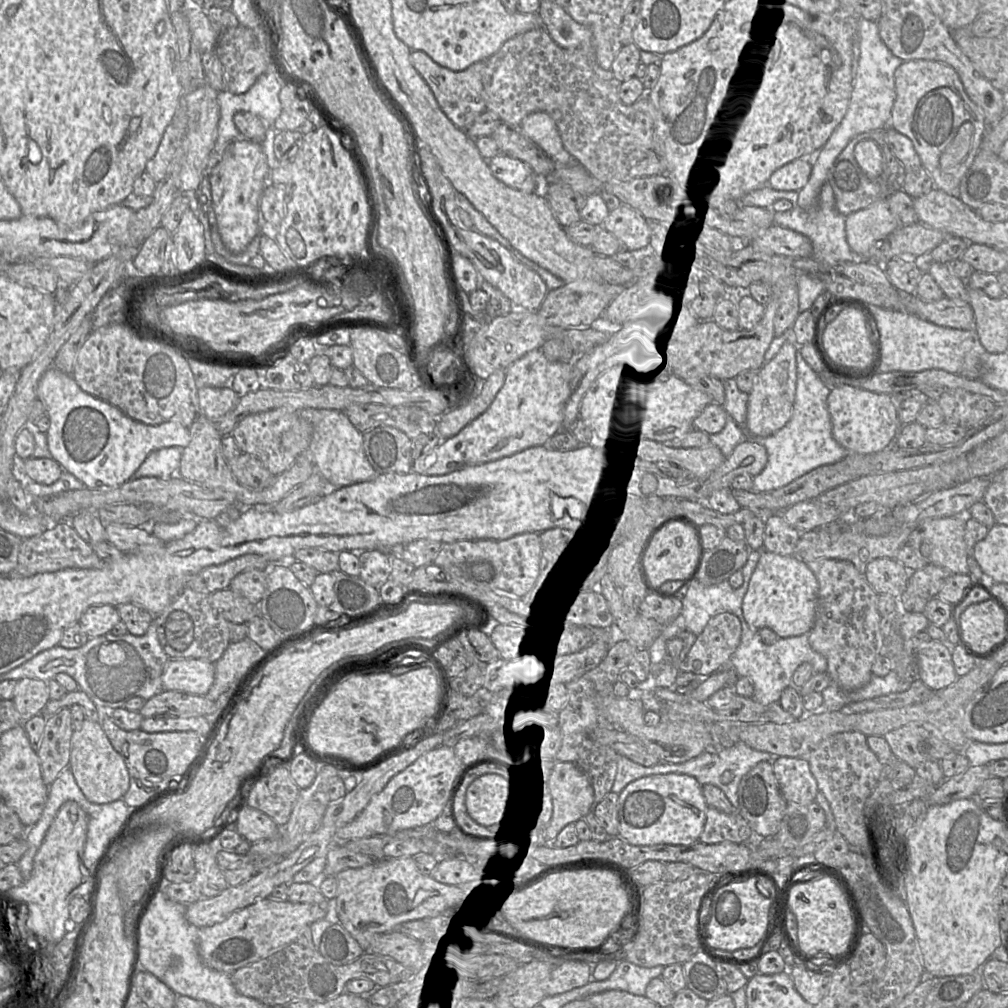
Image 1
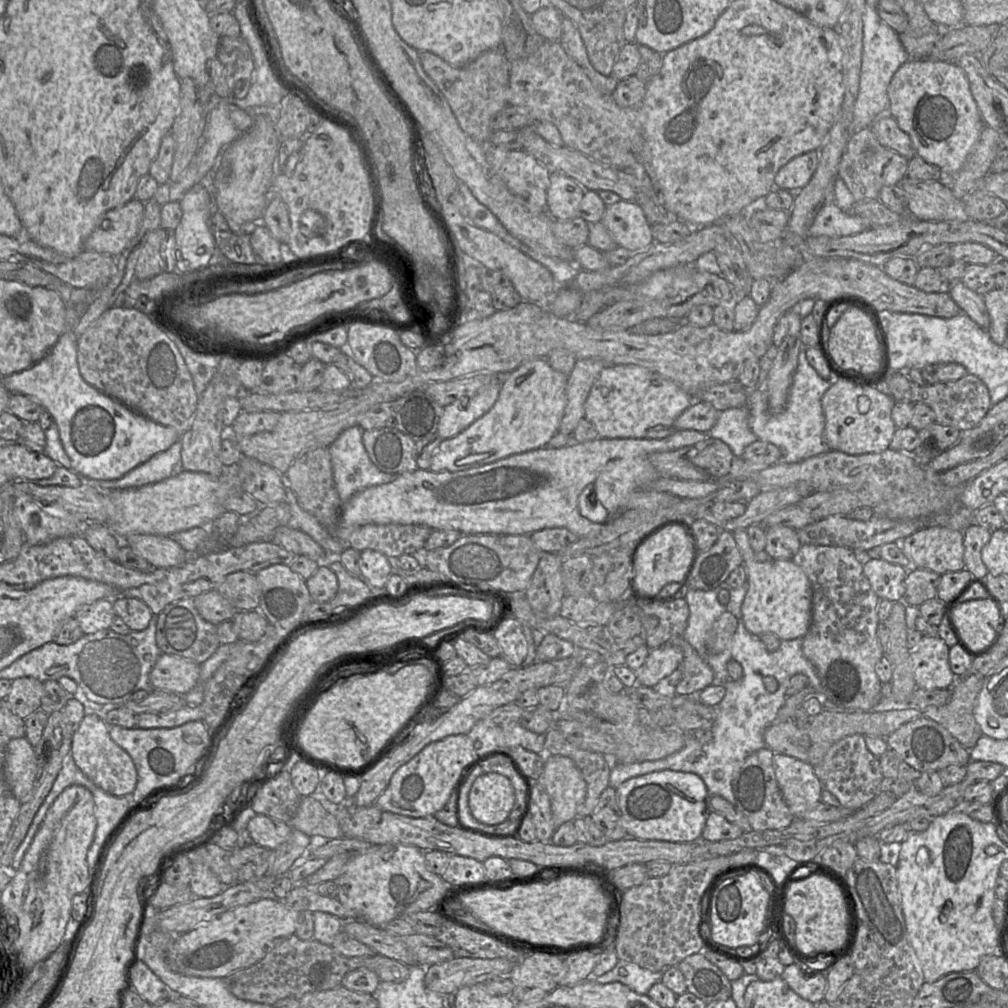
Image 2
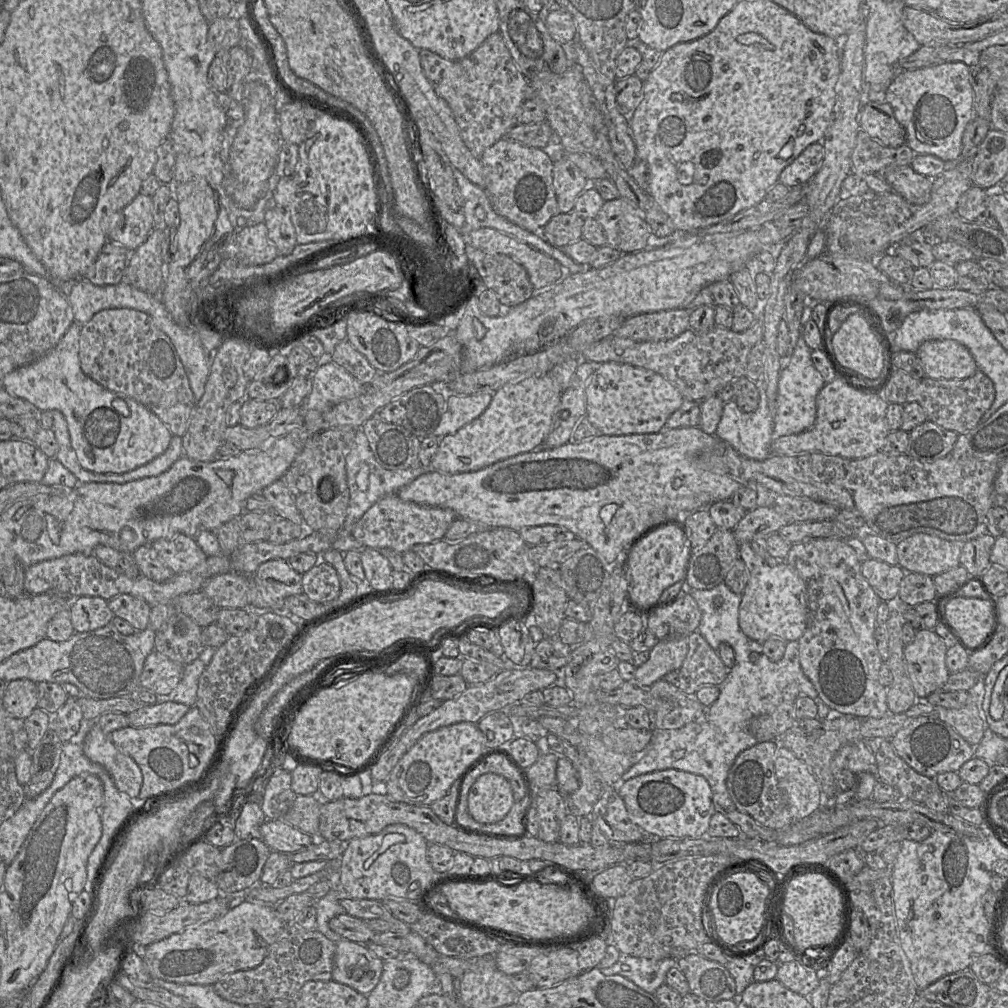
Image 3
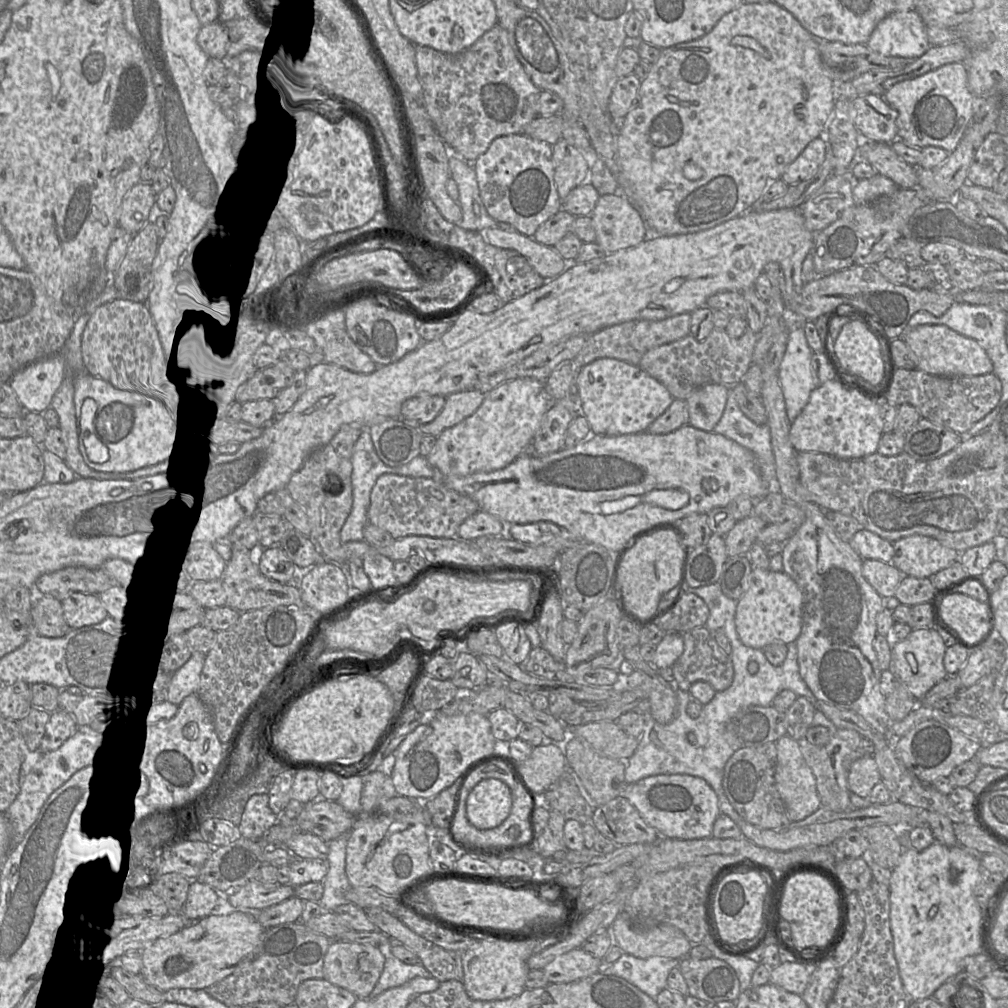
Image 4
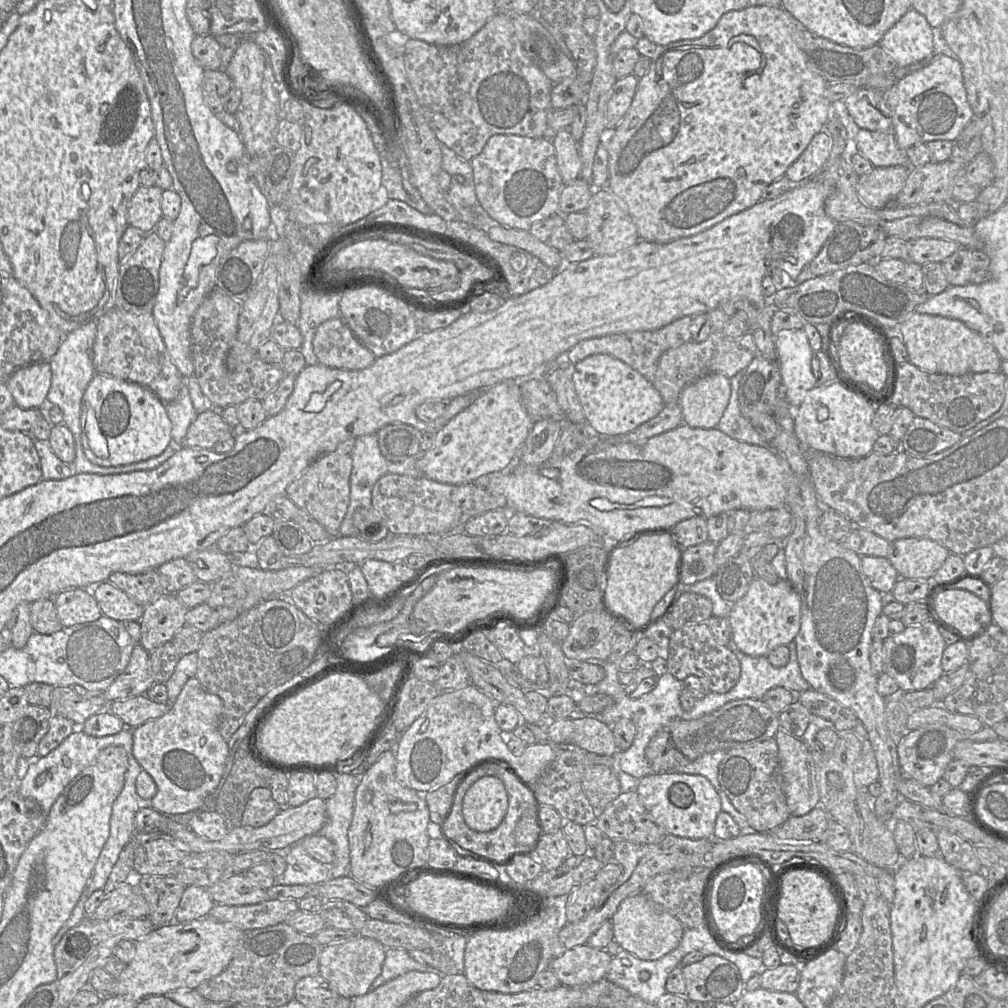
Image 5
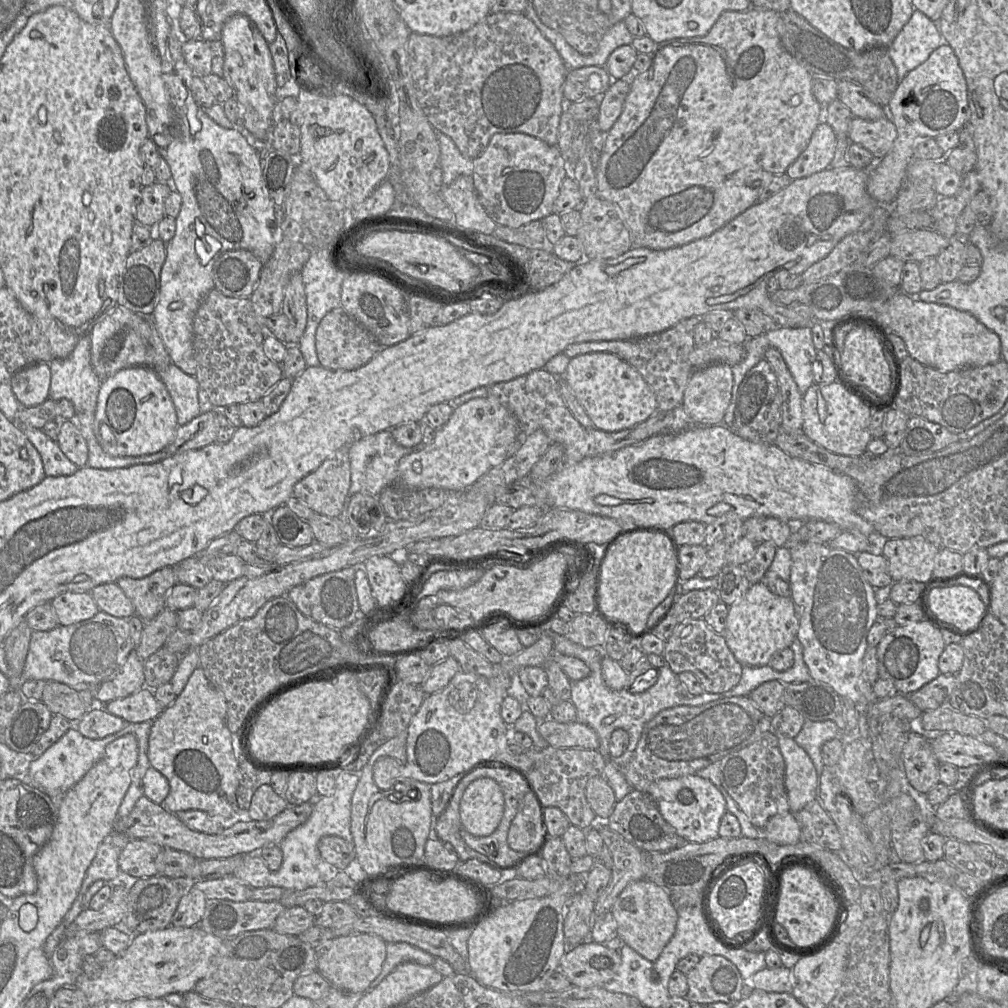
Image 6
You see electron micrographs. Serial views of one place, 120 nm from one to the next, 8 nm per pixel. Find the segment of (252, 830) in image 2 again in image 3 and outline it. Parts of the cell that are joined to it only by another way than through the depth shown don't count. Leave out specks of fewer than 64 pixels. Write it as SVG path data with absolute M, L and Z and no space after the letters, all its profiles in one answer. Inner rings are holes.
M282 819L266 820L260 827L262 840L272 851L294 853L307 849L313 837Z

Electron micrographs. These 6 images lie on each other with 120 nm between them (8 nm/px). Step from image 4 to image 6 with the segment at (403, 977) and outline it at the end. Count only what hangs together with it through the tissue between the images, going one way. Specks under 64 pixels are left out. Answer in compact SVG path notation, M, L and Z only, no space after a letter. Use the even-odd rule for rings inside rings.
M405 942L387 943L386 959L380 974L372 981L369 989L374 989L398 965L413 962L422 966L432 966L433 957L422 949Z

